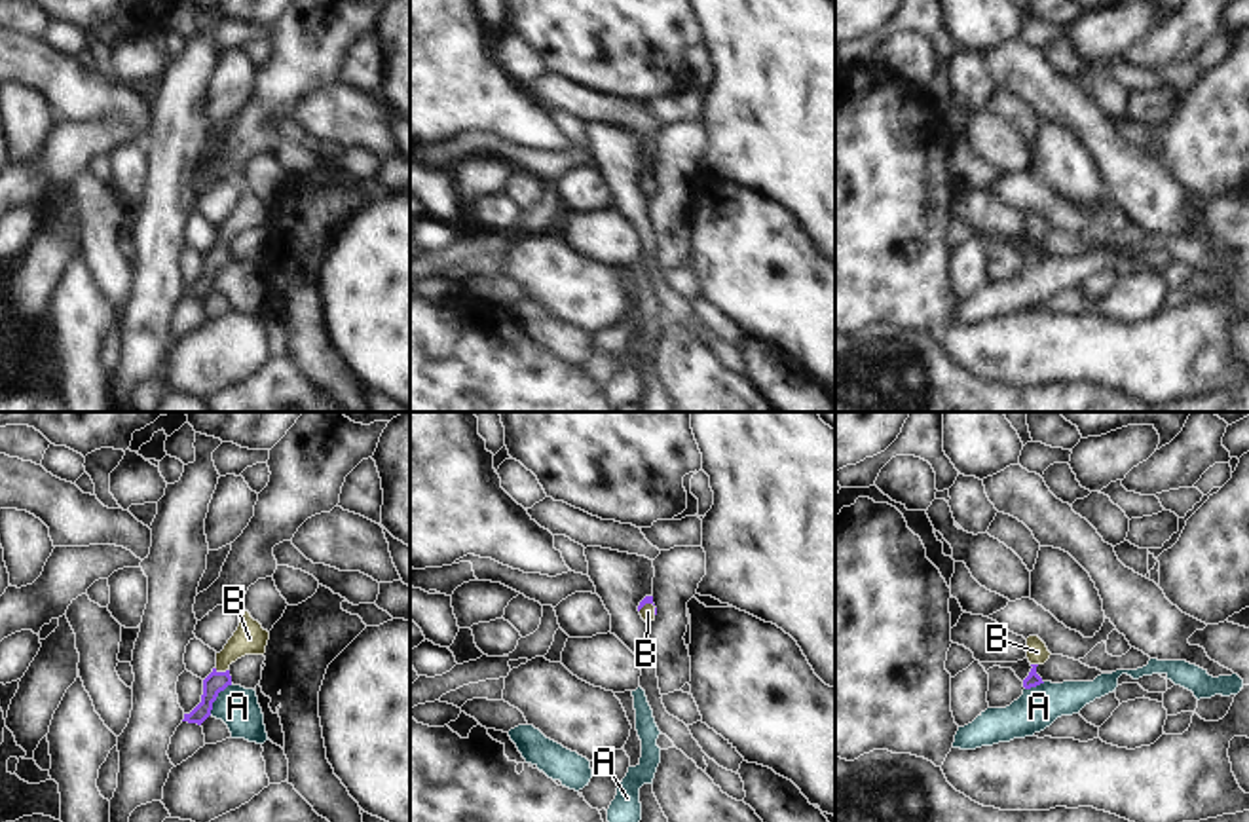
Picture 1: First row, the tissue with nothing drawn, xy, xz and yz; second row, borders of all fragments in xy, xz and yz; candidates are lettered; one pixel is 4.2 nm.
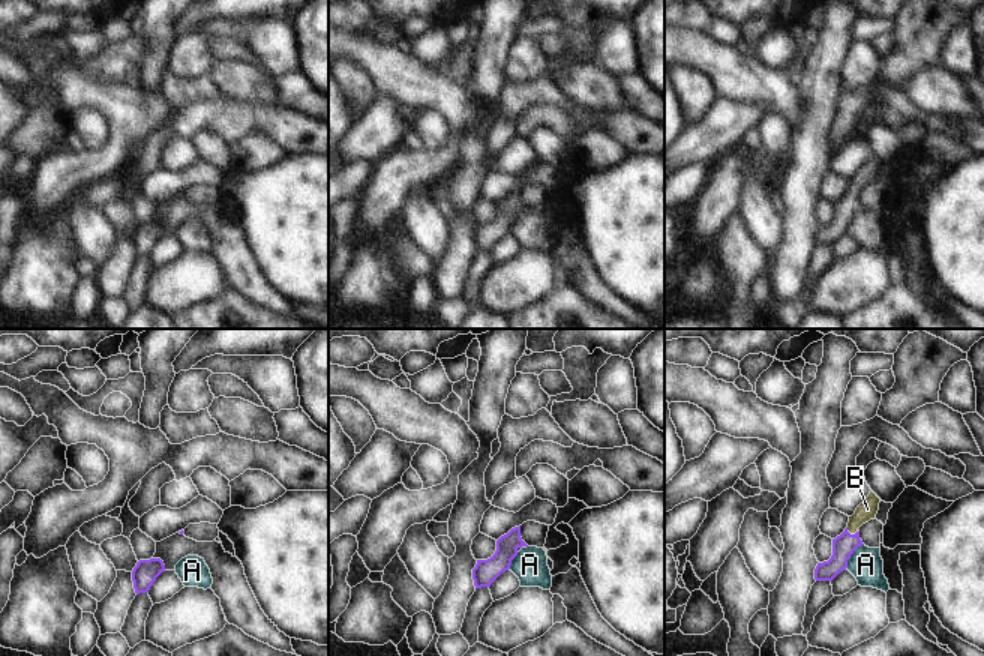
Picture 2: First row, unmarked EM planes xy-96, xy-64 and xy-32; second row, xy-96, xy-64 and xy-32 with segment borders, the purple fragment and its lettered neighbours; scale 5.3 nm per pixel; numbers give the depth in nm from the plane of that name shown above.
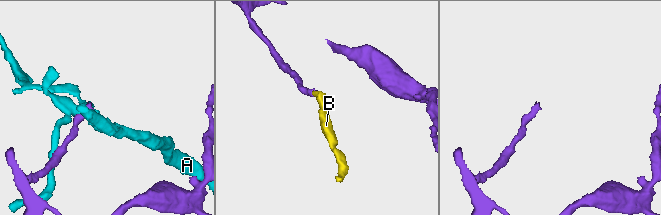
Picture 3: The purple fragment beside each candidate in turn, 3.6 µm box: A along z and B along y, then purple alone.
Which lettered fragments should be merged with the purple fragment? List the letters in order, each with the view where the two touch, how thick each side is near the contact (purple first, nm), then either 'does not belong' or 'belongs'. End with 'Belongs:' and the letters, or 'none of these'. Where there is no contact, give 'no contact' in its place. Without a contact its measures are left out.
A: contact in xy; calibres 90 and 170 nm; does not belong
B: contact in xy; calibres 90 and 140 nm; belongs
Belongs: B

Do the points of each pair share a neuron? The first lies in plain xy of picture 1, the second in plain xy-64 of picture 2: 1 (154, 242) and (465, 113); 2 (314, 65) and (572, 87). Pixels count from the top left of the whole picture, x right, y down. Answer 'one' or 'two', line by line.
1: two
2: two

